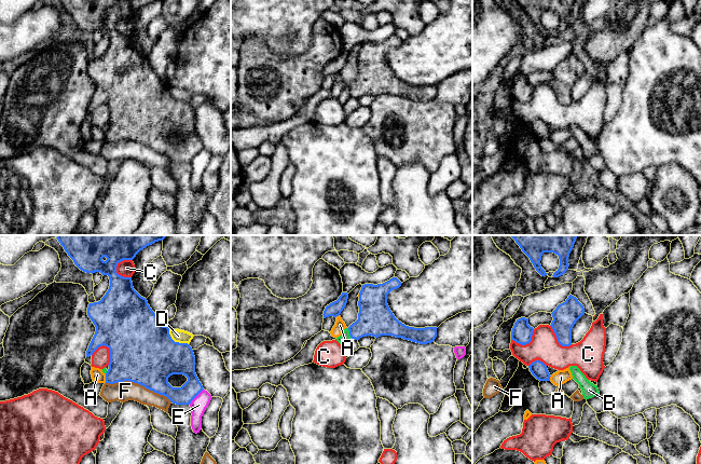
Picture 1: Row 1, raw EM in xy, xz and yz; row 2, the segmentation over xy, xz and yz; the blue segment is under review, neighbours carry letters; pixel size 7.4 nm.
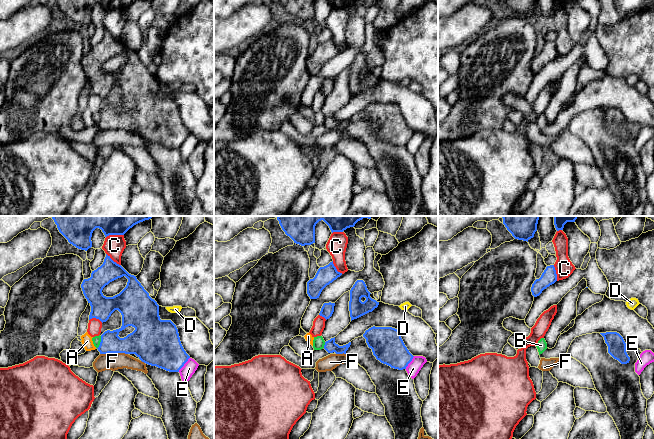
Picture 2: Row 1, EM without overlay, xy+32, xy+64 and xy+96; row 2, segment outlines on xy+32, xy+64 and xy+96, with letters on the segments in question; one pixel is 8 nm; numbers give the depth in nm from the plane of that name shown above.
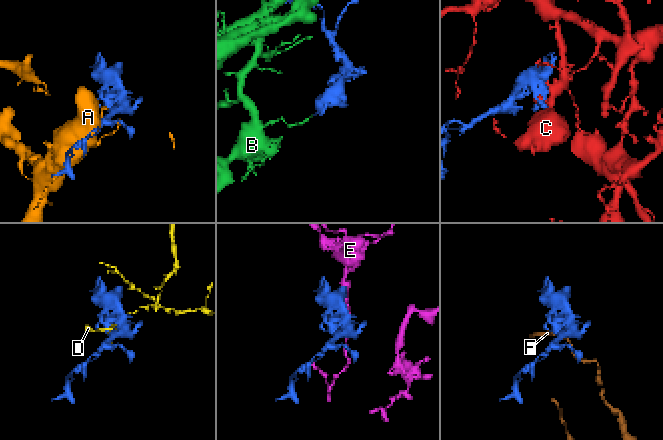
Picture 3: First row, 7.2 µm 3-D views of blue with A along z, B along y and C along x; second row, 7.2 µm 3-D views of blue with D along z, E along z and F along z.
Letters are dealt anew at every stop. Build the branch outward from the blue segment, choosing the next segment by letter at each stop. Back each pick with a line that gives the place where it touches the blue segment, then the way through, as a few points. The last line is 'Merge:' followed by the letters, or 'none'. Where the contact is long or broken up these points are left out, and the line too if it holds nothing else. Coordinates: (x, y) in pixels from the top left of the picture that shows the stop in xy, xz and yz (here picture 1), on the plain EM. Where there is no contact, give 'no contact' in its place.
Merge: none

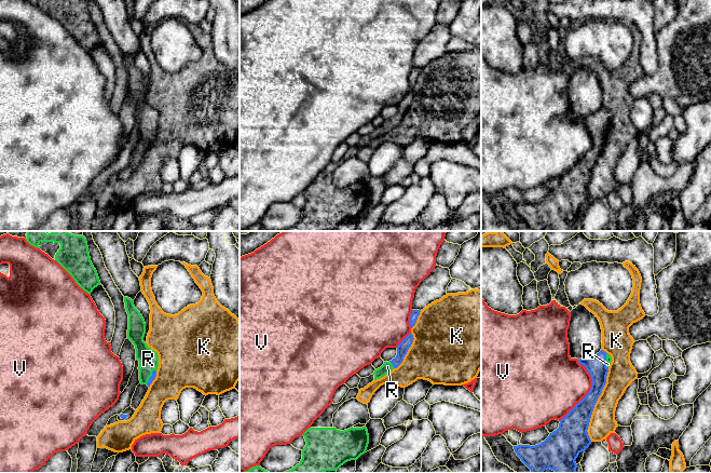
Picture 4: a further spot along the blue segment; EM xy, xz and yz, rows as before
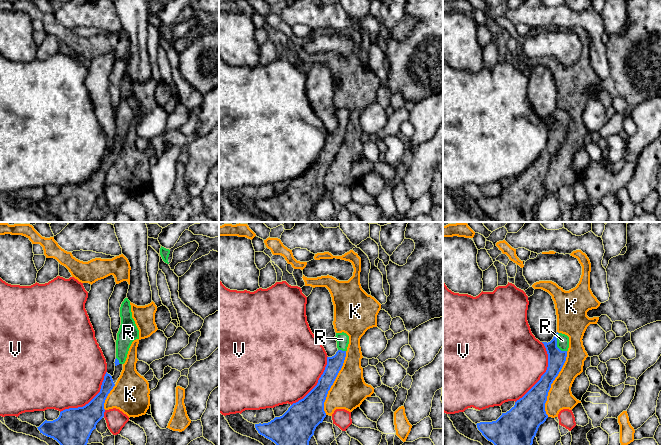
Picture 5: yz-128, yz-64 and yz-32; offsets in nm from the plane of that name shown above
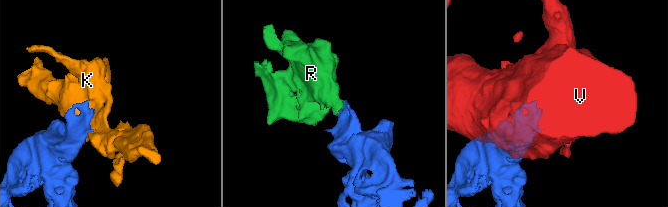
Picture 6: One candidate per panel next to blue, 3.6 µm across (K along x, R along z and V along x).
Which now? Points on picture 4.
R: xy (151, 134) | across xy (153, 134), (151, 134), (148, 117)
Merge: R

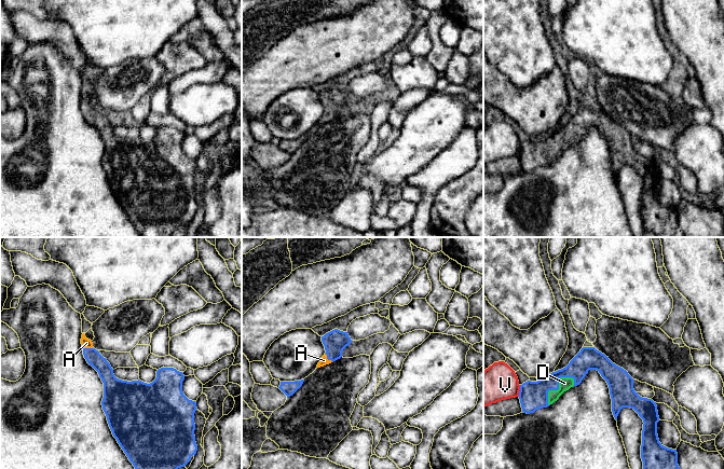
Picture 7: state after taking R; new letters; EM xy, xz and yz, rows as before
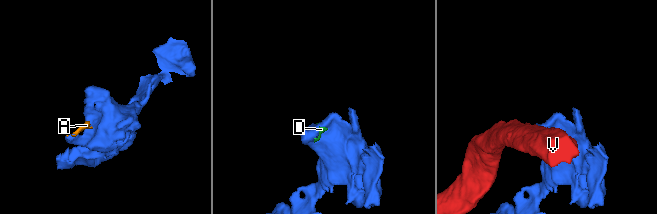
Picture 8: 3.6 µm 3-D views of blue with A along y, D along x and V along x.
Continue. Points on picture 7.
A: xz (327, 116)
D: yz (558, 147)
Merge: A, D

